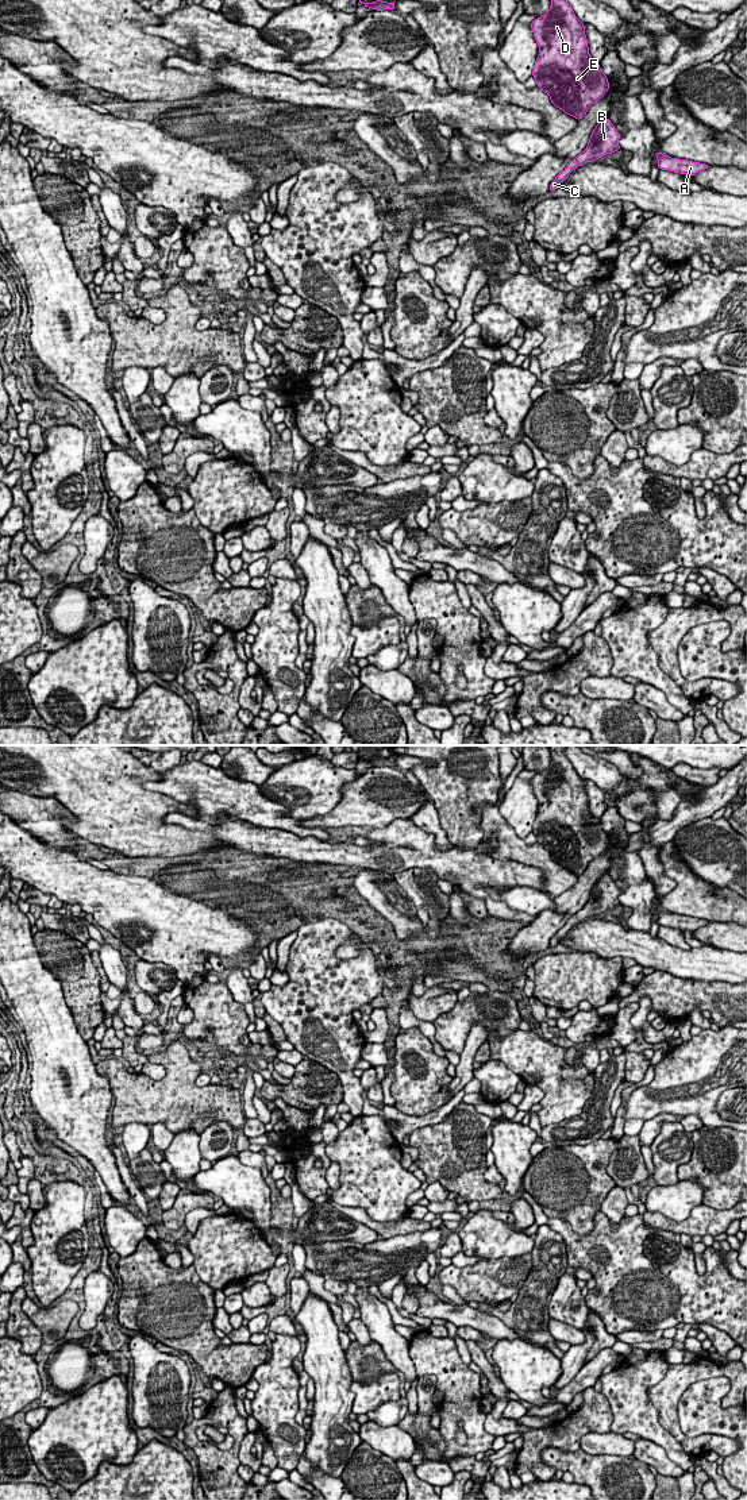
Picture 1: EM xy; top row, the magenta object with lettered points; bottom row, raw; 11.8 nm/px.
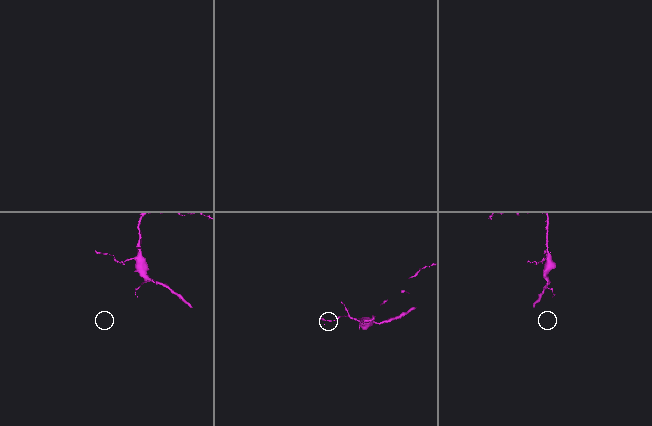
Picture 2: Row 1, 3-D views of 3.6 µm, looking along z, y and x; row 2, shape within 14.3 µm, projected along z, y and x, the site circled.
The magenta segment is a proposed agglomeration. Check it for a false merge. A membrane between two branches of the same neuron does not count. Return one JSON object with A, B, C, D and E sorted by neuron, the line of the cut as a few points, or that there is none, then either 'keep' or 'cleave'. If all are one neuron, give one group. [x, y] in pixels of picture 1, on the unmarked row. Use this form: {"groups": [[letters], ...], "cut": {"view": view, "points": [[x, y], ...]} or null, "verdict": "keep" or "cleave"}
{"groups": [["A", "B", "C", "D", "E"]], "cut": null, "verdict": "keep"}

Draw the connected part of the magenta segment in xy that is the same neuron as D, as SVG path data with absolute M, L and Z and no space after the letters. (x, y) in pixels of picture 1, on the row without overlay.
M548 745L551 752L550 766L531 778L531 784L539 802L532 833L536 841L550 852L551 859L557 864L581 876L585 874L589 863L608 848L609 838L601 828L601 822L589 810L585 782L565 755L565 747Z

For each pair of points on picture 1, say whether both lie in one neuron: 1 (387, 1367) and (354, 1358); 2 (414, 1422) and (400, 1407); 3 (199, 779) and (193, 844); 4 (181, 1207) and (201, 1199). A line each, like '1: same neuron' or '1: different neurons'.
1: same neuron
2: different neurons
3: different neurons
4: same neuron

